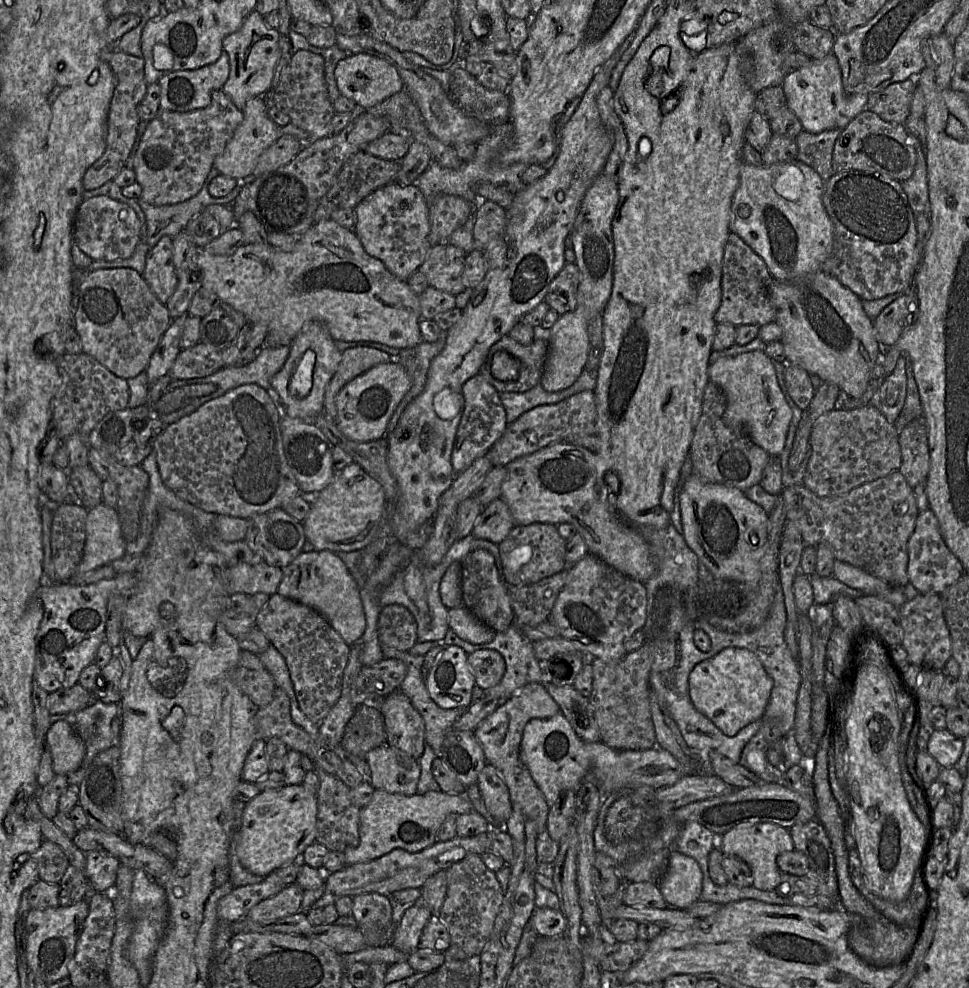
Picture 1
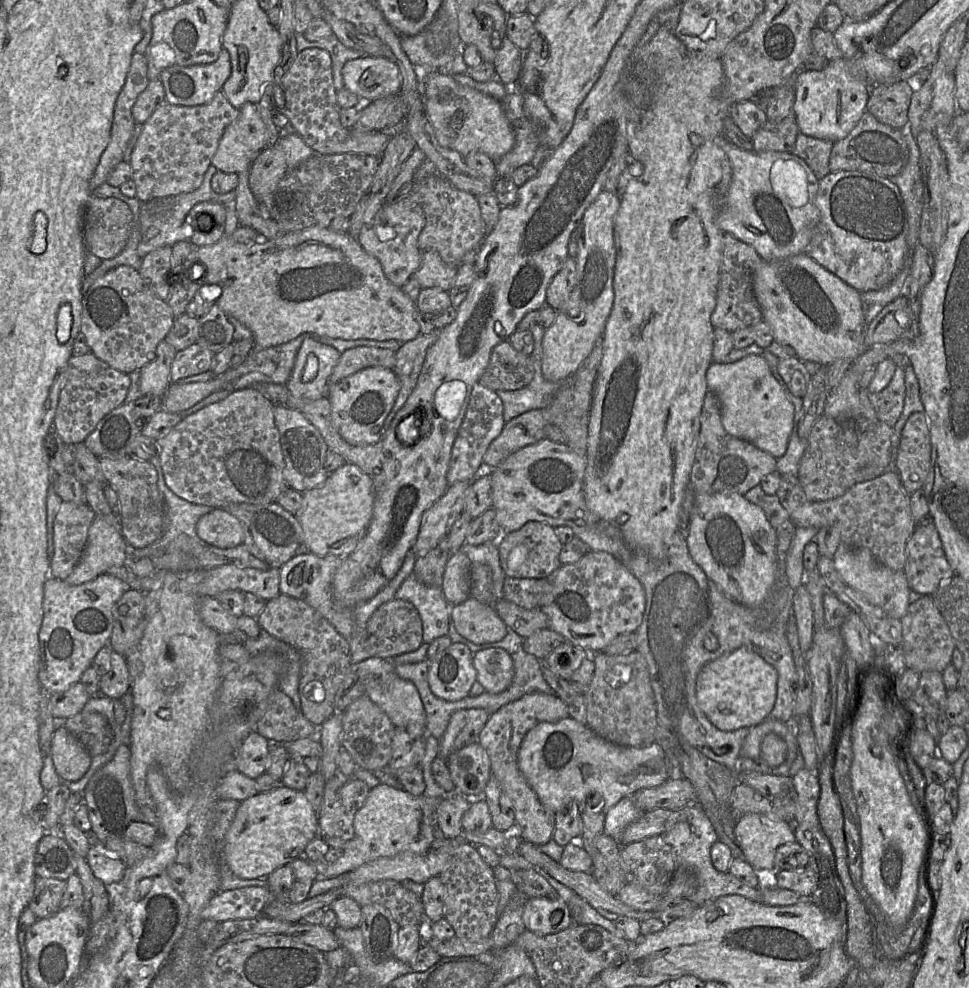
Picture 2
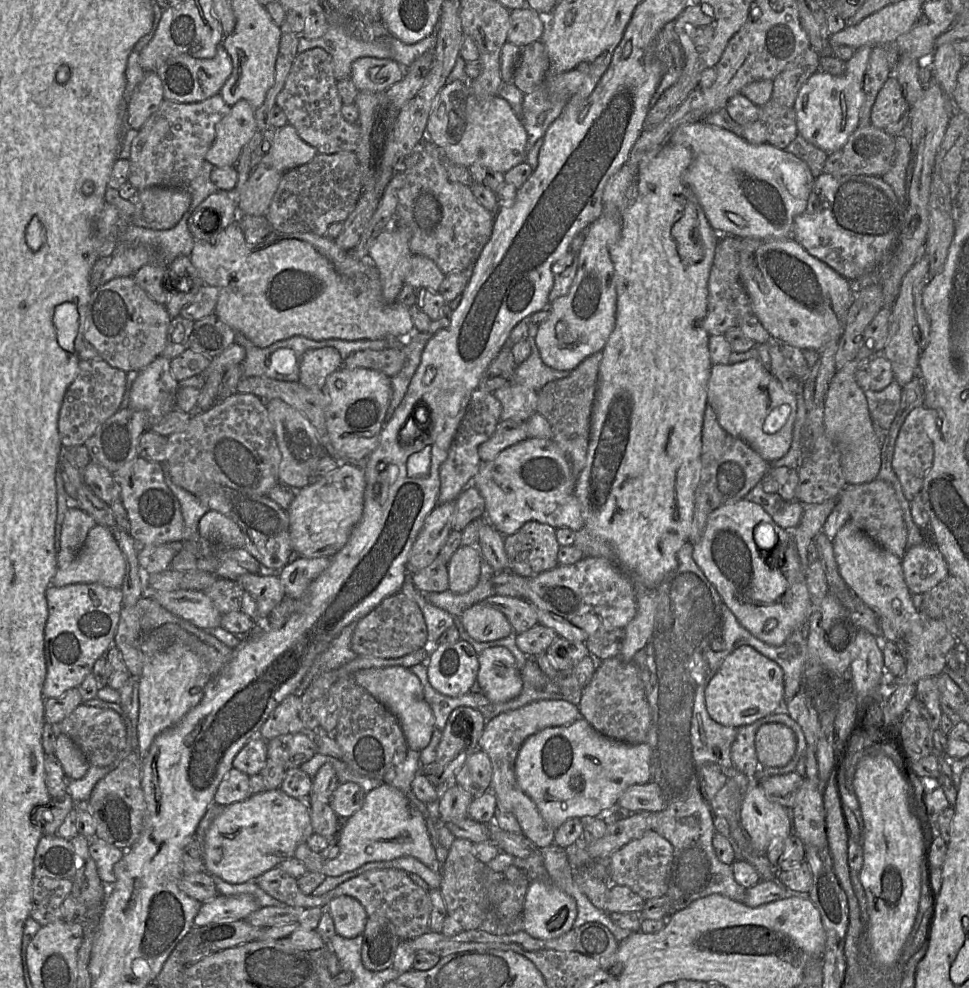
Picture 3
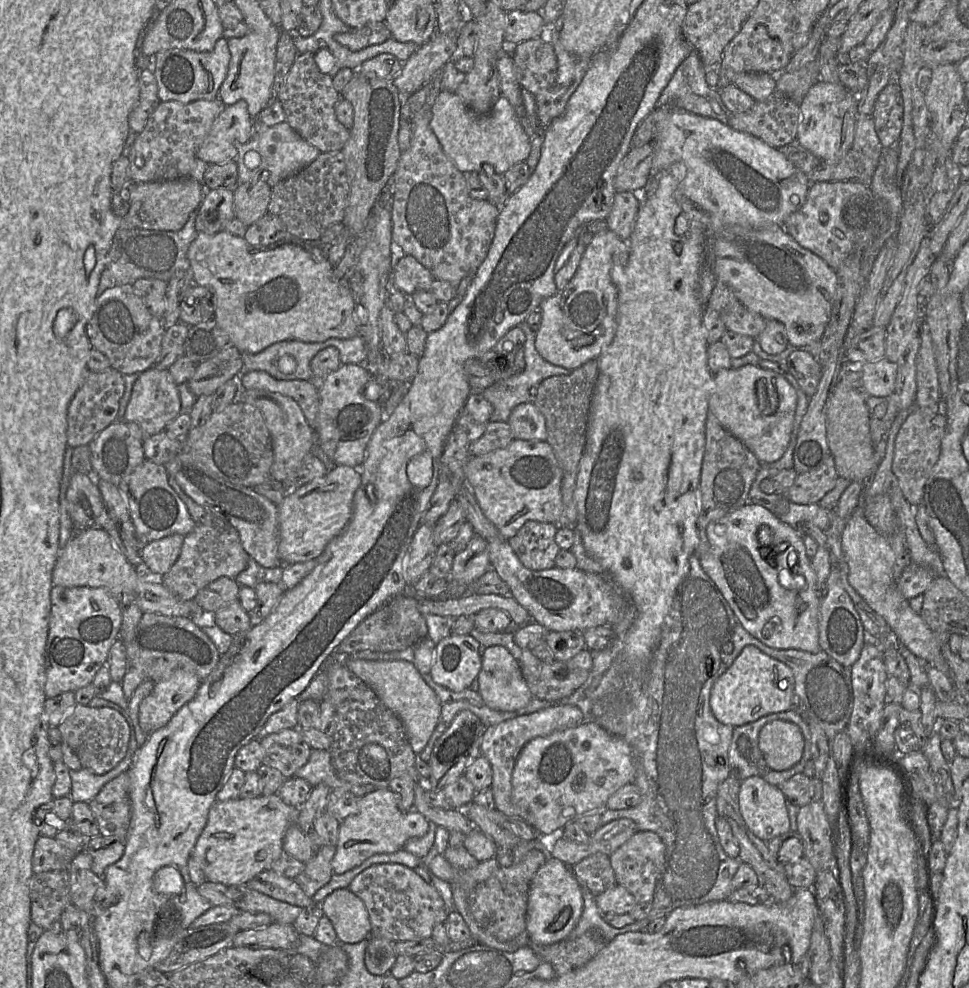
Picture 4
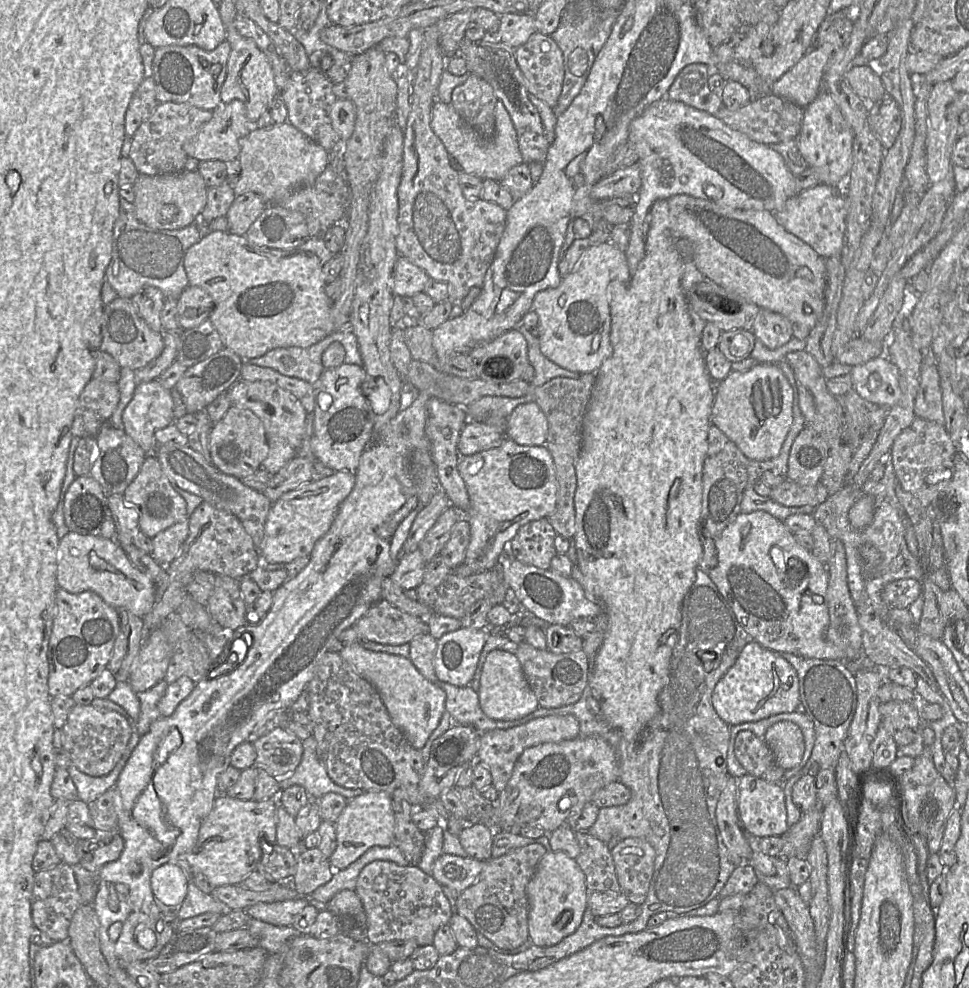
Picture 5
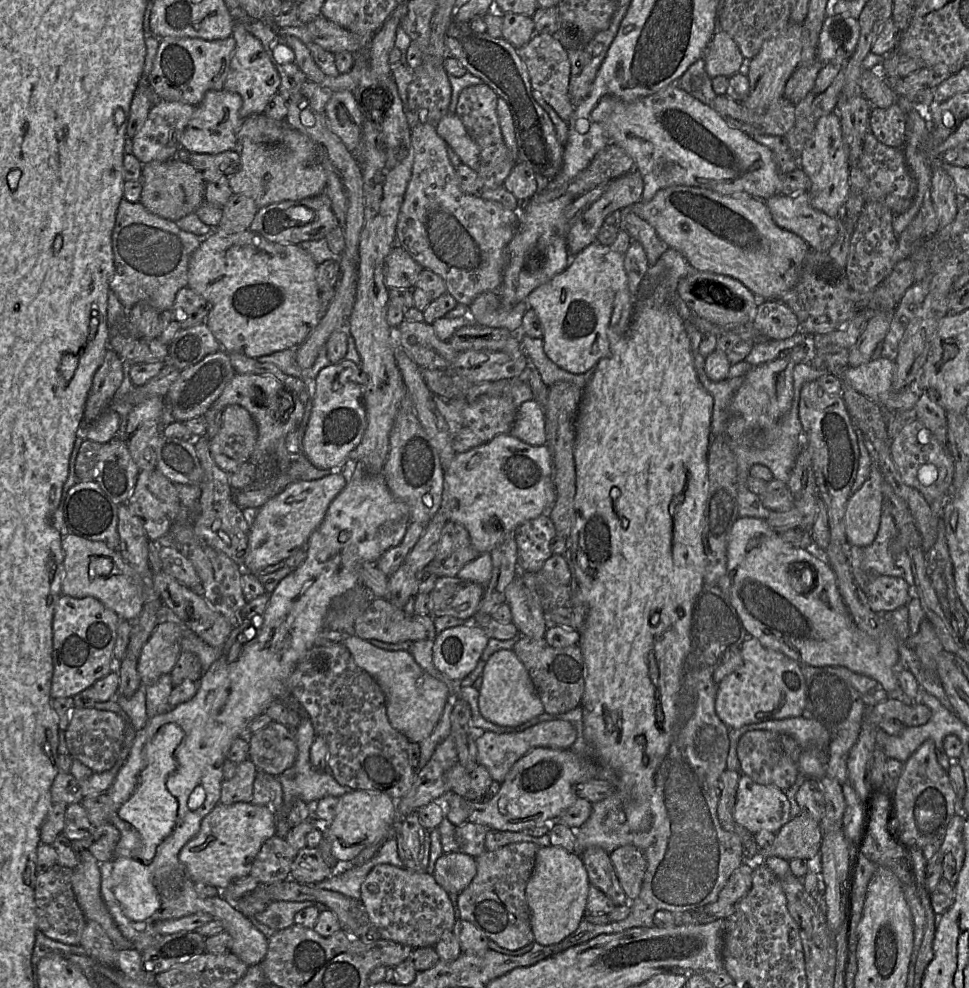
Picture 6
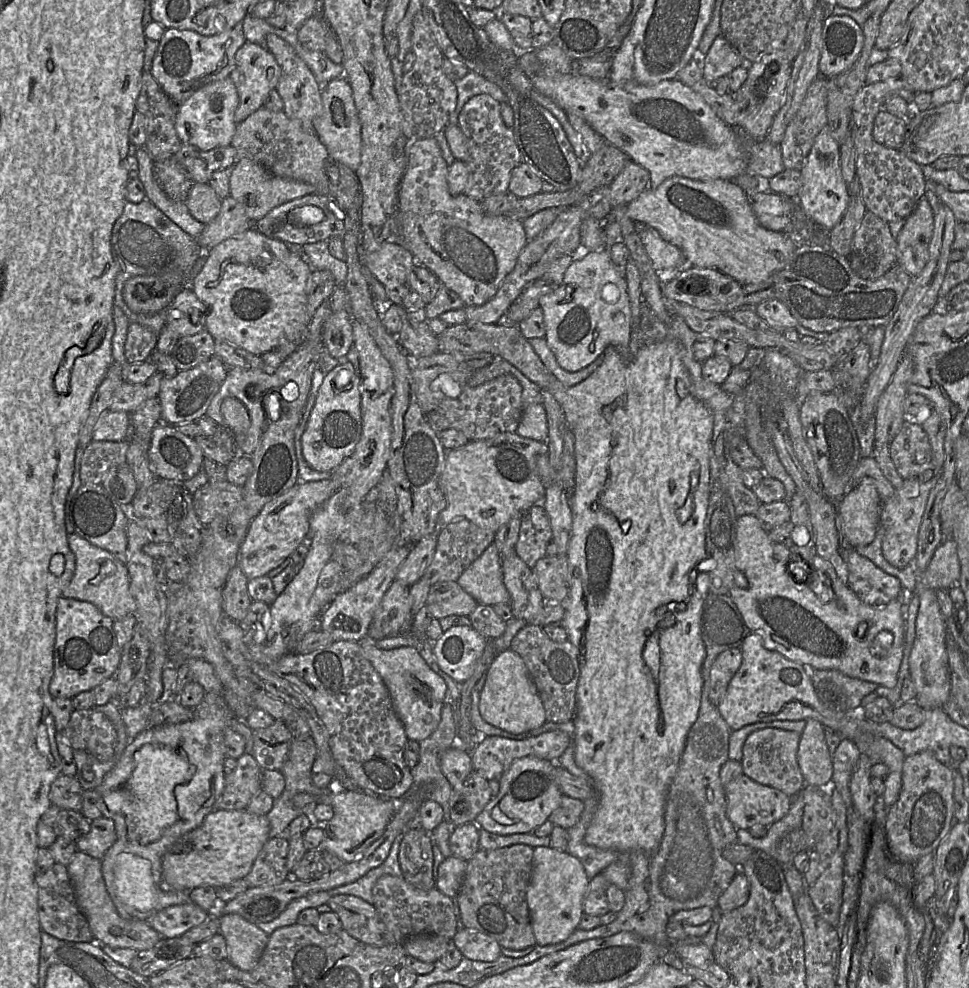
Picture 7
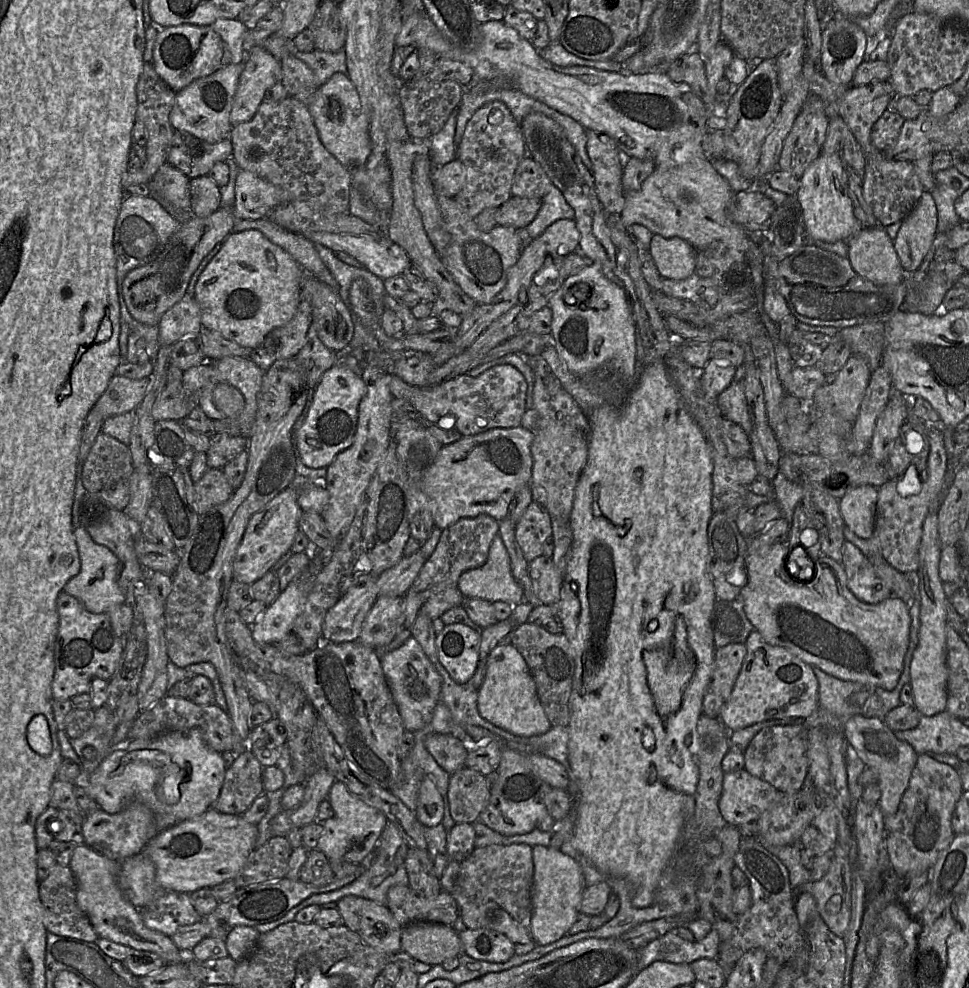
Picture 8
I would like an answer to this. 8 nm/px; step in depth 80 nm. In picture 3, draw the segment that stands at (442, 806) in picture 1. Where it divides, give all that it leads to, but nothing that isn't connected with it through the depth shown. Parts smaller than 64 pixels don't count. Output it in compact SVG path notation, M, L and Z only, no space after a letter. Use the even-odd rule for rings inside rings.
M386 783L366 794L362 808L347 820L342 820L335 840L339 855L332 860L324 860L320 853L312 851L307 842L301 843L294 857L304 863L308 871L320 872L325 876L337 877L356 870L362 865L376 861L389 861L411 856L433 872L440 872L442 865L436 857L426 821L419 810L402 791Z

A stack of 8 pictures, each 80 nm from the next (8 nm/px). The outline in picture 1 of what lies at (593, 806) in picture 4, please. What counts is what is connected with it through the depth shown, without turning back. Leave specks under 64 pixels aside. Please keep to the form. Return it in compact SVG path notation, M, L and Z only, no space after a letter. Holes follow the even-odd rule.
M562 713L549 719L532 719L526 724L520 744L520 759L549 808L564 791L576 792L587 774L595 776L599 794L640 786L656 790L674 785L686 776L684 767L662 748L615 750L602 741L590 743L581 740Z

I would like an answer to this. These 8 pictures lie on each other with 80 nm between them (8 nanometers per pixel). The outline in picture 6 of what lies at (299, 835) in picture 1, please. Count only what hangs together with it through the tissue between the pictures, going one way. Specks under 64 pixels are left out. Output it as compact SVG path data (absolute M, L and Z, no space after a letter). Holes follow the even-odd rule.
M218 803L202 820L199 833L181 849L179 861L194 883L205 882L221 891L233 881L250 875L261 847L275 834L276 822L270 806Z

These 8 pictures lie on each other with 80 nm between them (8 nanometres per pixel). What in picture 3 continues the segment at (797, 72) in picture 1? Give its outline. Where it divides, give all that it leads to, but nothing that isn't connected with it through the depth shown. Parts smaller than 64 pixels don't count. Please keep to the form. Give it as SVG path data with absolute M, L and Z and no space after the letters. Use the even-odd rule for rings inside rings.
M863 45L855 50L854 55L846 61L846 71L842 75L832 75L824 71L816 71L802 85L794 103L798 134L805 140L824 150L828 154L839 150L847 142L849 136L858 127L859 113L864 101L863 81L872 47Z

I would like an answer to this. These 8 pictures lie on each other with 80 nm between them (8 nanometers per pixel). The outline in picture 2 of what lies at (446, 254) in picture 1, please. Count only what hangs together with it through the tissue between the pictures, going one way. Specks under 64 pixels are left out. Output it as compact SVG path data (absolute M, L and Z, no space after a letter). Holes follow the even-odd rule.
M434 250L422 251L420 267L411 276L422 289L432 288L451 291L459 265L446 264Z

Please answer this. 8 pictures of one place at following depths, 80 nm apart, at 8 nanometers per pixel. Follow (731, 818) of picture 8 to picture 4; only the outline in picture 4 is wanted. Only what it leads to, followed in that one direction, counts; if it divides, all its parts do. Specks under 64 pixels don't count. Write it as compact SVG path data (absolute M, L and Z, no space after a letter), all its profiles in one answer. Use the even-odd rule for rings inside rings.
M762 775L747 777L740 783L738 794L741 815L751 832L767 842L790 831L786 797L780 788L768 783Z

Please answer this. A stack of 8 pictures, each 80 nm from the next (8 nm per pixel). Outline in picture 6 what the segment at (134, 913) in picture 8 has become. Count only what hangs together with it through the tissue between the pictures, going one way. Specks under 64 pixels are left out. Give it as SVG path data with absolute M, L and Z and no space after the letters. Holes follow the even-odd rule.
M89 851L79 855L79 864L73 869L72 876L76 900L87 921L97 922L116 950L132 948L132 943L123 936L102 898L99 864Z

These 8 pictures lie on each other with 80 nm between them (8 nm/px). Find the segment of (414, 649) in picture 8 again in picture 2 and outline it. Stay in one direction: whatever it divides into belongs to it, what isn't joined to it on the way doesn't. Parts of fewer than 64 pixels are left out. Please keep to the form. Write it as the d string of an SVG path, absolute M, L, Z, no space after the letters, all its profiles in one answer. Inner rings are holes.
M396 673L380 677L375 680L378 686L367 691L368 697L386 713L396 728L405 729L414 738L424 738L427 735L426 713L416 686Z

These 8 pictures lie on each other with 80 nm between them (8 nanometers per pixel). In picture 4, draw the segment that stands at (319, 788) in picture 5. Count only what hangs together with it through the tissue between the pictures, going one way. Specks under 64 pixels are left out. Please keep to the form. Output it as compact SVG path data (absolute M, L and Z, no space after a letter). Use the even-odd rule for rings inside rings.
M312 749L308 762L299 768L294 776L306 780L312 787L325 784L331 790L343 789L358 798L376 790L372 785L352 784L341 780L332 766L328 750Z

